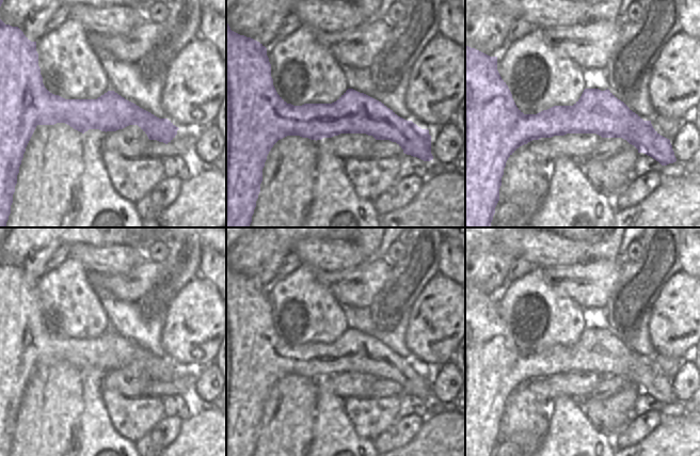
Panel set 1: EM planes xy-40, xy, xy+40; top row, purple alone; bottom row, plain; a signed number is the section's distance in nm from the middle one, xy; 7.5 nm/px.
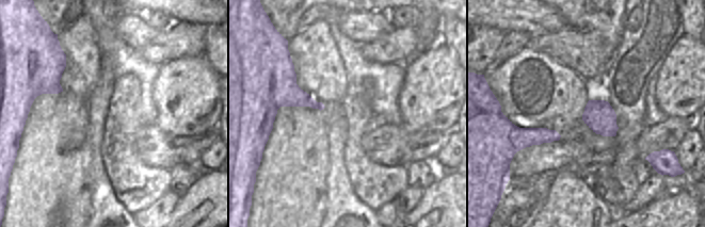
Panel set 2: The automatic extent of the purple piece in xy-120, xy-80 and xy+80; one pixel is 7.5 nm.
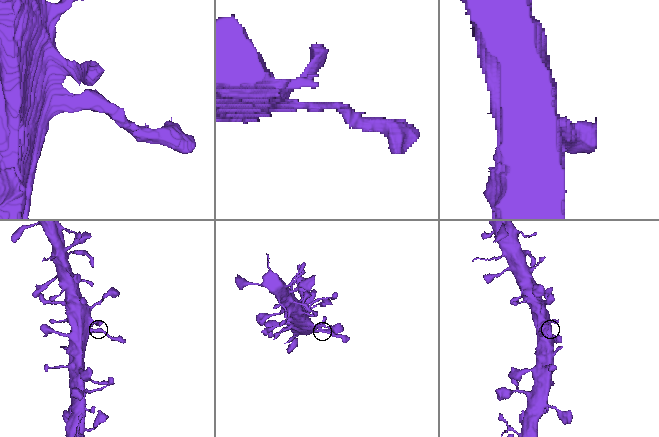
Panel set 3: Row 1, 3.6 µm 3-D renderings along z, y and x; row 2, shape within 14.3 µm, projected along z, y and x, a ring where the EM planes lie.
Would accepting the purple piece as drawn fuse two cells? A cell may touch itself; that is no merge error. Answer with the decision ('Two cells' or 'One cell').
One cell.

